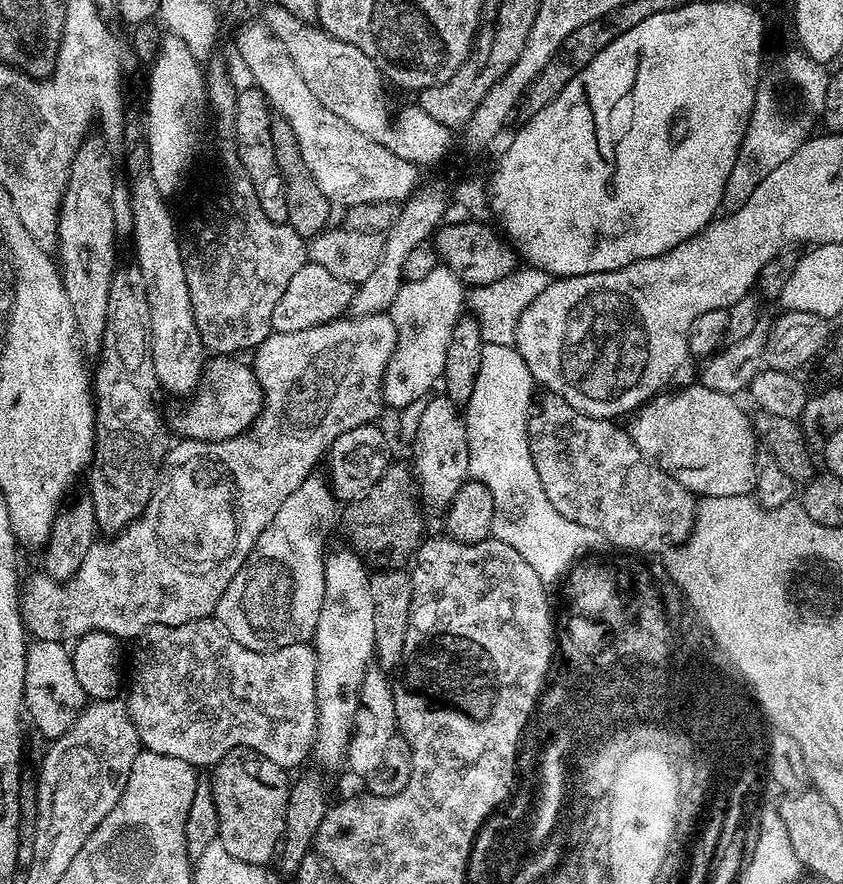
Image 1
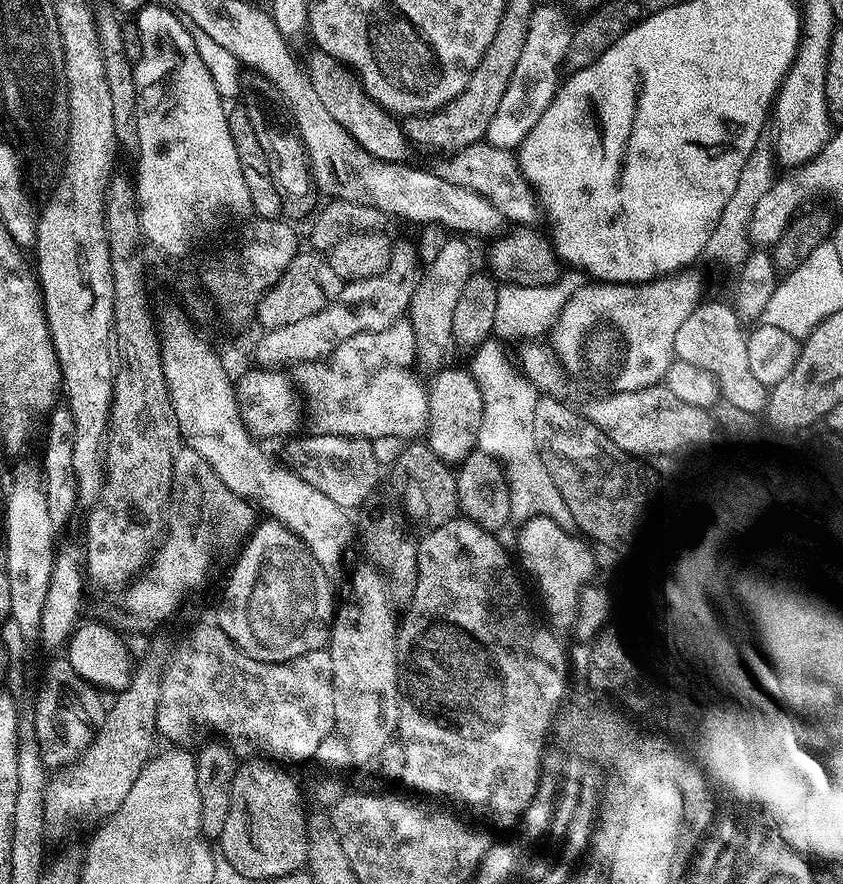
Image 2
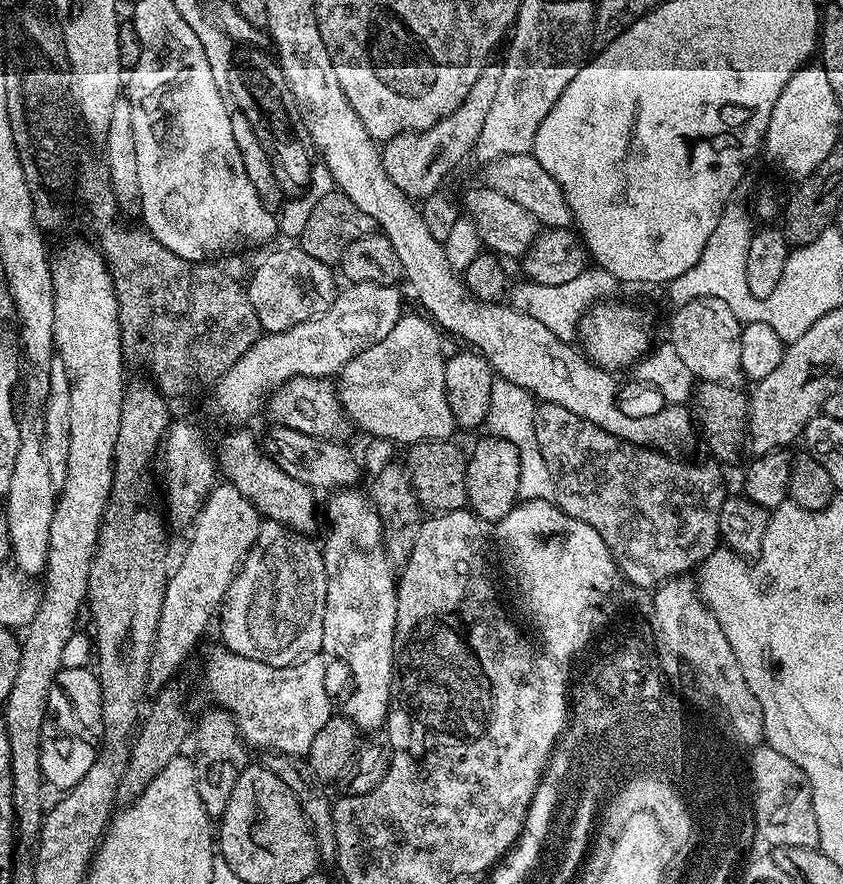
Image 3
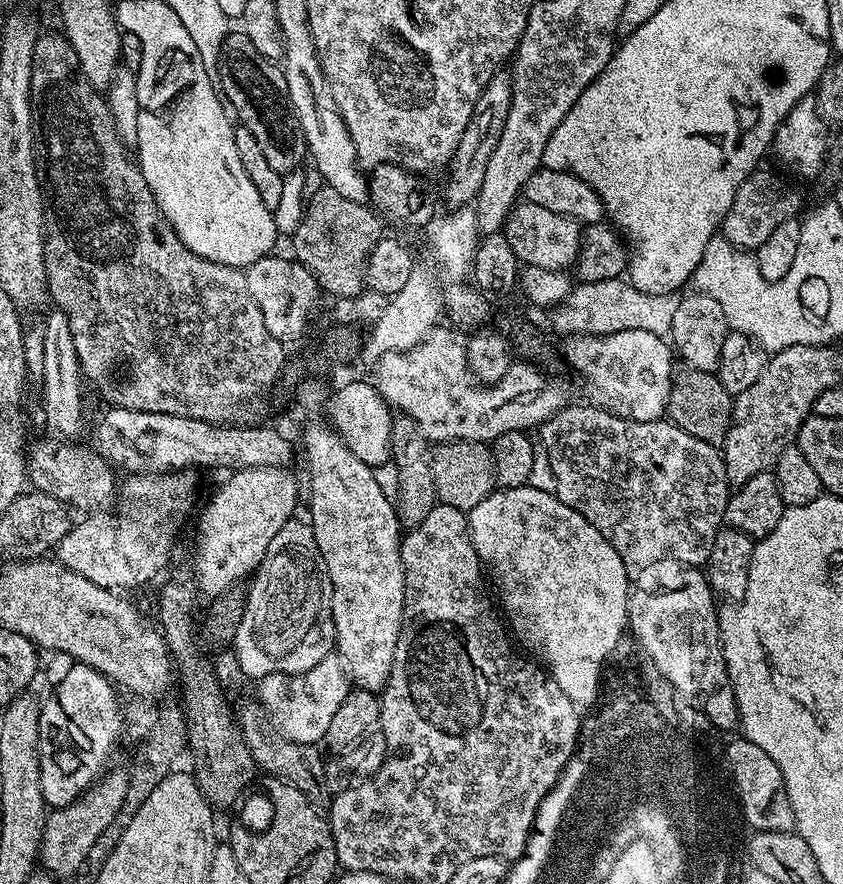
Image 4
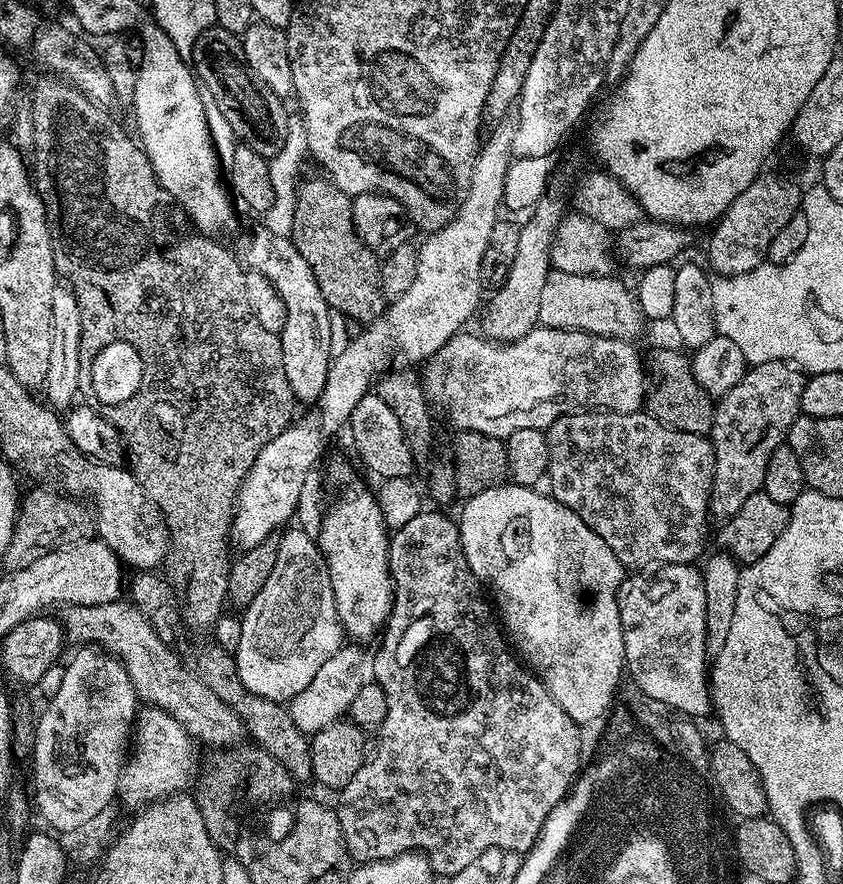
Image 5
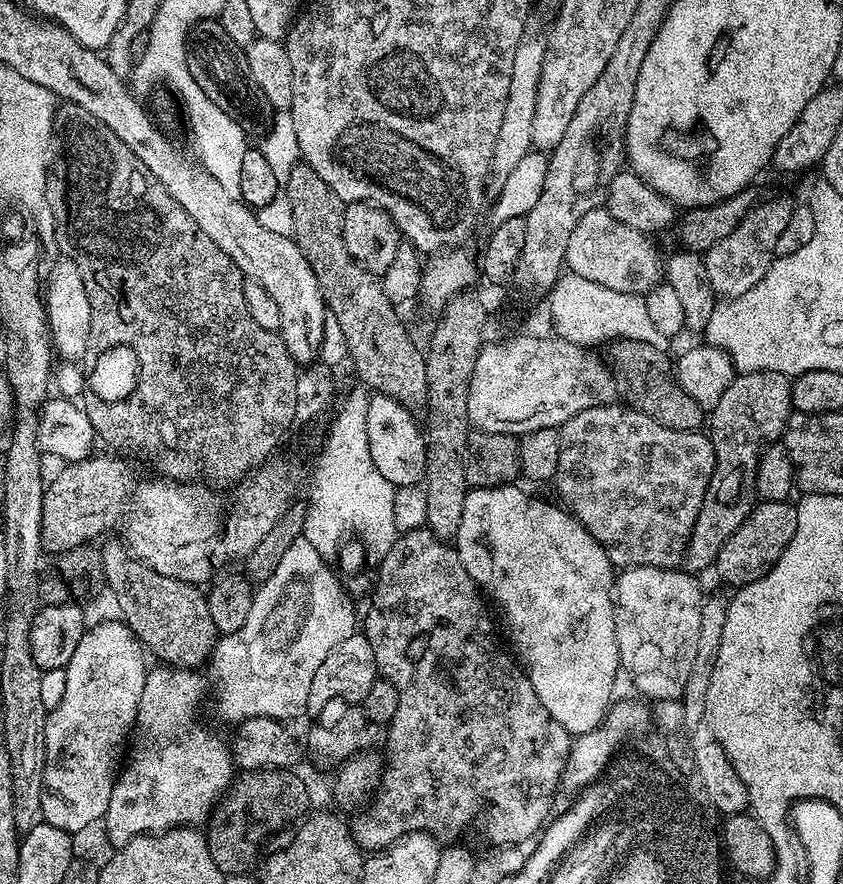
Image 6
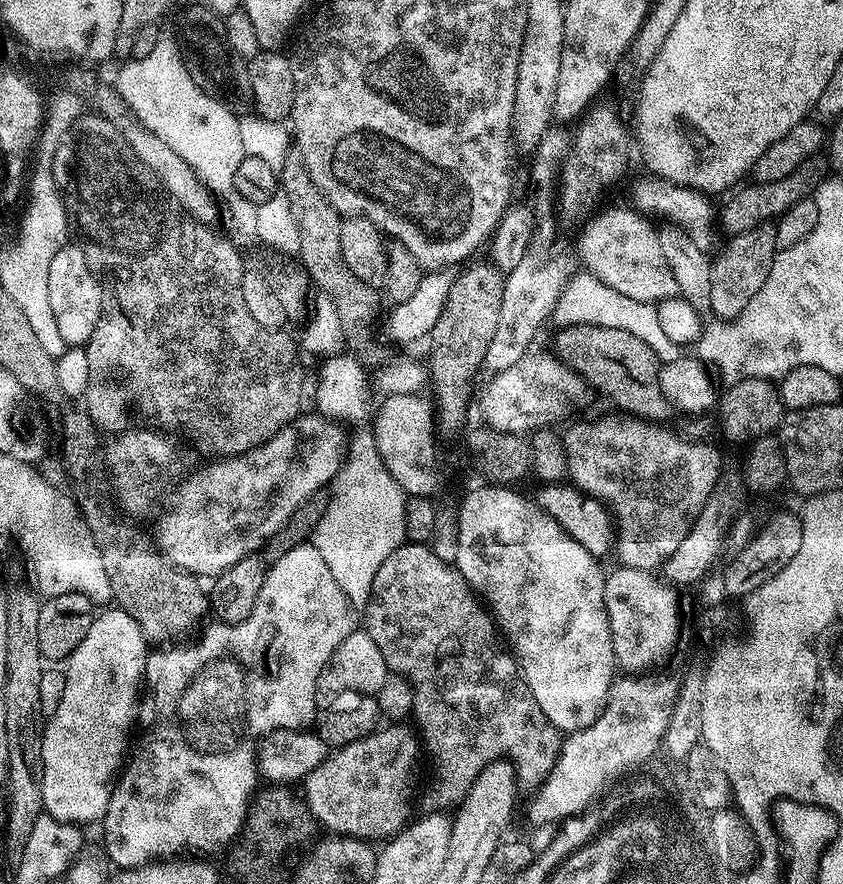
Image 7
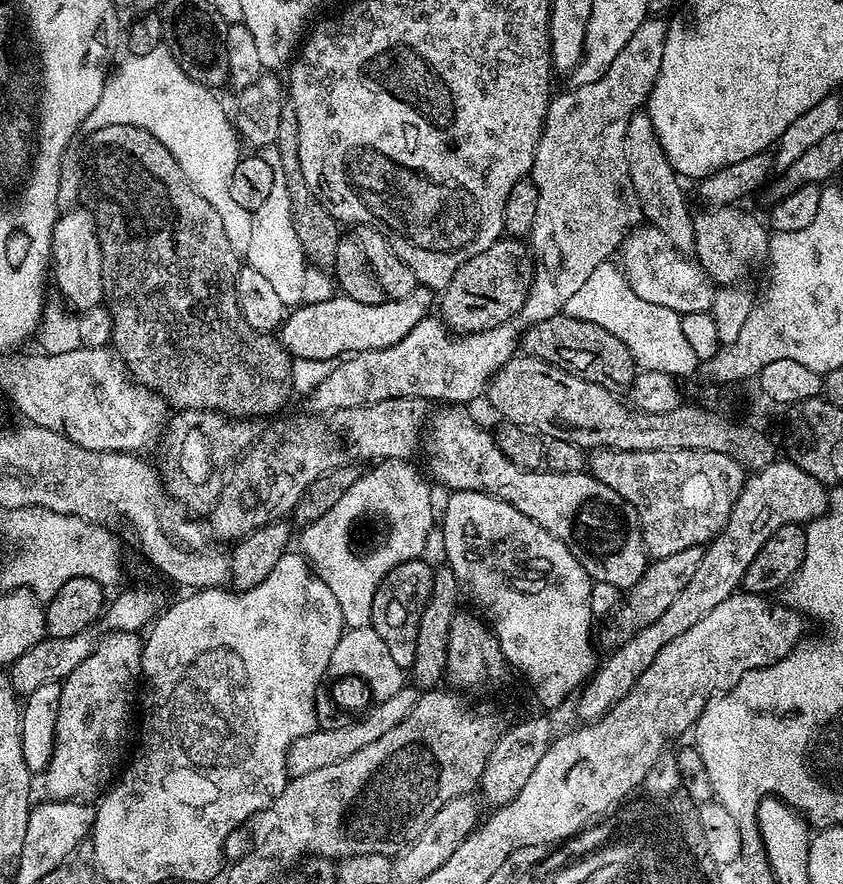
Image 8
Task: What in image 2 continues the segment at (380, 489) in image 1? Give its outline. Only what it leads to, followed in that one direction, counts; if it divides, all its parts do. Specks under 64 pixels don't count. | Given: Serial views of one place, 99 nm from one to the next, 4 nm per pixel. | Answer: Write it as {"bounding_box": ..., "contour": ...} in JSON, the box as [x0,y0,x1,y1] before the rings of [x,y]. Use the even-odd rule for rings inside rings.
{"bounding_box":[391,442,458,529],"contour":[[[409,442],[402,454],[391,461],[392,476],[400,483],[400,500],[404,503],[402,512],[409,521],[416,524],[428,524],[429,529],[442,526],[448,520],[457,519],[458,506],[456,472],[444,460],[430,450],[427,442]]]}

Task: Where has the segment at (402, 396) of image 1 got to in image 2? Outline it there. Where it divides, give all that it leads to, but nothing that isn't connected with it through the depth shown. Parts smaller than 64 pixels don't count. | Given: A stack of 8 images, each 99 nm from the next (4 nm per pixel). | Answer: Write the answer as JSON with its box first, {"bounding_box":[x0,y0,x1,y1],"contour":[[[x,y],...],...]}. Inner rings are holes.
{"bounding_box":[406,238,474,369],"contour":[[[450,238],[446,246],[442,246],[438,258],[434,258],[434,262],[427,265],[426,275],[417,283],[412,295],[406,319],[412,323],[416,335],[416,364],[421,369],[422,367],[439,369],[445,363],[444,355],[452,344],[454,306],[458,306],[462,286],[466,286],[468,279],[474,275],[472,256],[468,253],[467,242],[469,243],[464,238]]]}

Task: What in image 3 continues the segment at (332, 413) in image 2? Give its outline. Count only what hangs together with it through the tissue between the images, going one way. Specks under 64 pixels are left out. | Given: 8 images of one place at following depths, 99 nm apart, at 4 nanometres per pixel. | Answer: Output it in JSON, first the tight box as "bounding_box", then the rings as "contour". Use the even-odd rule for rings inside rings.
{"bounding_box":[338,315,458,446],"contour":[[[401,315],[394,330],[390,330],[382,342],[350,358],[350,362],[346,362],[346,366],[338,373],[338,395],[340,404],[344,407],[344,415],[359,431],[361,428],[362,431],[369,432],[369,437],[388,439],[396,446],[423,444],[425,440],[448,440],[451,432],[458,428],[446,394],[446,351],[444,352],[444,344],[440,341],[441,329],[427,315],[408,315]]]}

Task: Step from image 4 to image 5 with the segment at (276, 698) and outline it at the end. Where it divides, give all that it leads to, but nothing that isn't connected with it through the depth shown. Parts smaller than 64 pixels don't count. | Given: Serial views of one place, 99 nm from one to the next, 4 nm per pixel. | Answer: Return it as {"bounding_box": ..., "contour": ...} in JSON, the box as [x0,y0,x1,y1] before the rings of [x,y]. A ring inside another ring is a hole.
{"bounding_box":[287,646,366,734],"contour":[[[341,646],[334,658],[327,660],[322,670],[314,674],[314,682],[310,682],[310,686],[306,686],[306,690],[298,693],[287,705],[288,713],[294,718],[294,726],[298,726],[298,730],[311,734],[328,728],[349,711],[351,702],[366,681],[366,656],[364,660],[364,652],[360,648],[363,647]]]}

